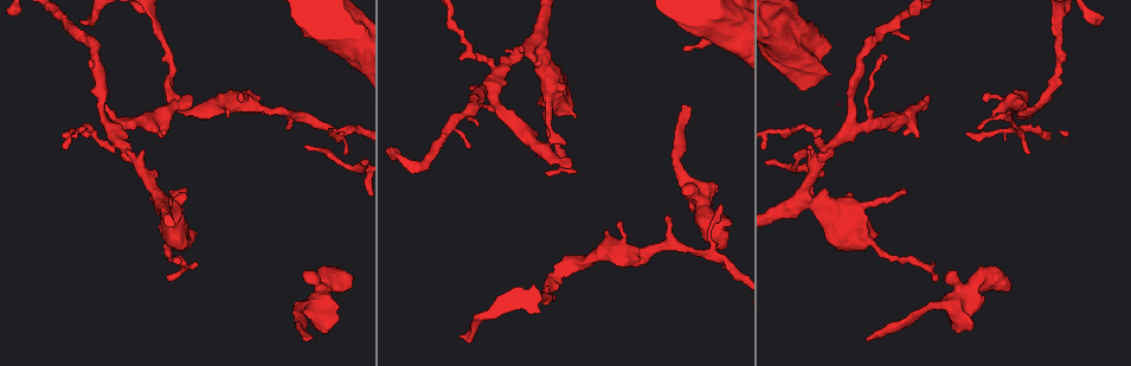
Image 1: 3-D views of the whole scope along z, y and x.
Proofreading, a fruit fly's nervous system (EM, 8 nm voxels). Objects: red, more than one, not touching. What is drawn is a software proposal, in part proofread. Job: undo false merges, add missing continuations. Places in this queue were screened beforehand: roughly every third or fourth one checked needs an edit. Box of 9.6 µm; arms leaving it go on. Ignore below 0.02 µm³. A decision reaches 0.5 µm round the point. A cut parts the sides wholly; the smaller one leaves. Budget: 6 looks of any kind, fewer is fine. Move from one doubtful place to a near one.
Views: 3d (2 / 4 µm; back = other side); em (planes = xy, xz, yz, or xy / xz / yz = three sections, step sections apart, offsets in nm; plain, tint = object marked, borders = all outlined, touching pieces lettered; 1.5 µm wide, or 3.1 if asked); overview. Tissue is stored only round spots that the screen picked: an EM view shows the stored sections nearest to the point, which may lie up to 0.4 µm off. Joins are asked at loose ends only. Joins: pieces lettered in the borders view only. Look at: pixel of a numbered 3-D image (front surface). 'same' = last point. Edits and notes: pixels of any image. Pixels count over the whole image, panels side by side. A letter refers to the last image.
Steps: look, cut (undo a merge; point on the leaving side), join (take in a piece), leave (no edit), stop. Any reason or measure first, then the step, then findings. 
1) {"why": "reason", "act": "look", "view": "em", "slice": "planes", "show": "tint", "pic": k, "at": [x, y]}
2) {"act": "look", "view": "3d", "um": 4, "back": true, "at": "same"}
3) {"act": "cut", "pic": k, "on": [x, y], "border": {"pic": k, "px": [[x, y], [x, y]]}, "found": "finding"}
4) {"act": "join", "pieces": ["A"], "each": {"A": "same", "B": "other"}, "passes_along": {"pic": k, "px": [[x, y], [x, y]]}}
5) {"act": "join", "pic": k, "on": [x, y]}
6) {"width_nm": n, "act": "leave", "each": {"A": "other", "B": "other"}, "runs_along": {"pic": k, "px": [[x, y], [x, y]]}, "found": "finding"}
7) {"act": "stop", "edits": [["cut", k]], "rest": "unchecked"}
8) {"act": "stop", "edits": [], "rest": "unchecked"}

{"why": "thick end", "act": "look", "view": "em", "slice": "planes", "show": "borders", "pic": 1, "at": [727, 223]}

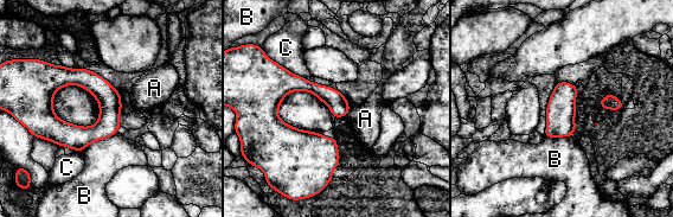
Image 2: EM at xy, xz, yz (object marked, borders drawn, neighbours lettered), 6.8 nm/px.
{"act": "leave", "each": {"A": "other", "B": "other", "C": "other"}, "runs_along": {"pic": 2, "px": [[34, 101], [64, 133], [115, 129]]}, "found": "none of them fits"}

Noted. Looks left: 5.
{"why": "branch stops here", "act": "look", "view": "3d", "um": 4, "back": true, "pic": 1, "at": [683, 105]}

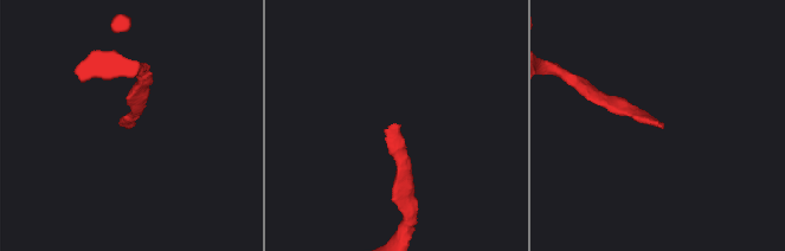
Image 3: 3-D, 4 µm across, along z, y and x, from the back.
{"act": "look", "view": "em", "slice": "yz", "step": 4, "show": "tint", "pic": 3, "at": [663, 123]}

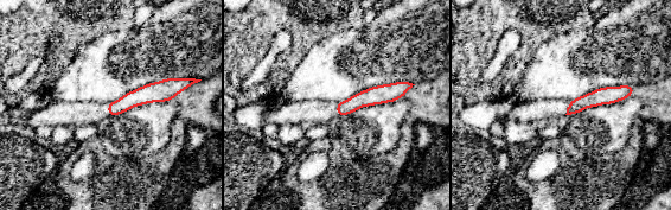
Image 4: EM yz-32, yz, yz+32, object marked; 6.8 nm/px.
{"why": "another direction", "act": "look", "view": "em", "slice": "planes", "show": "borders", "at": "same"}

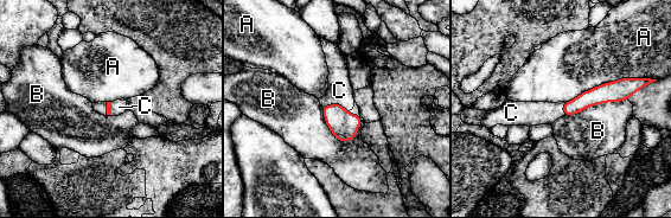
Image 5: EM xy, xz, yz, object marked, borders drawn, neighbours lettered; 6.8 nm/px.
{"act": "join", "pieces": ["C"], "each": {"A": "other", "B": "other", "C": "same"}, "passes_along": {"pic": 5, "px": [[344, 126], [336, 103], [339, 90]]}, "found": "the neuron continues"}

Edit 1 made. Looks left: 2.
{"act": "stop", "edits": [["join", 5]], "rest": "unchecked"}

